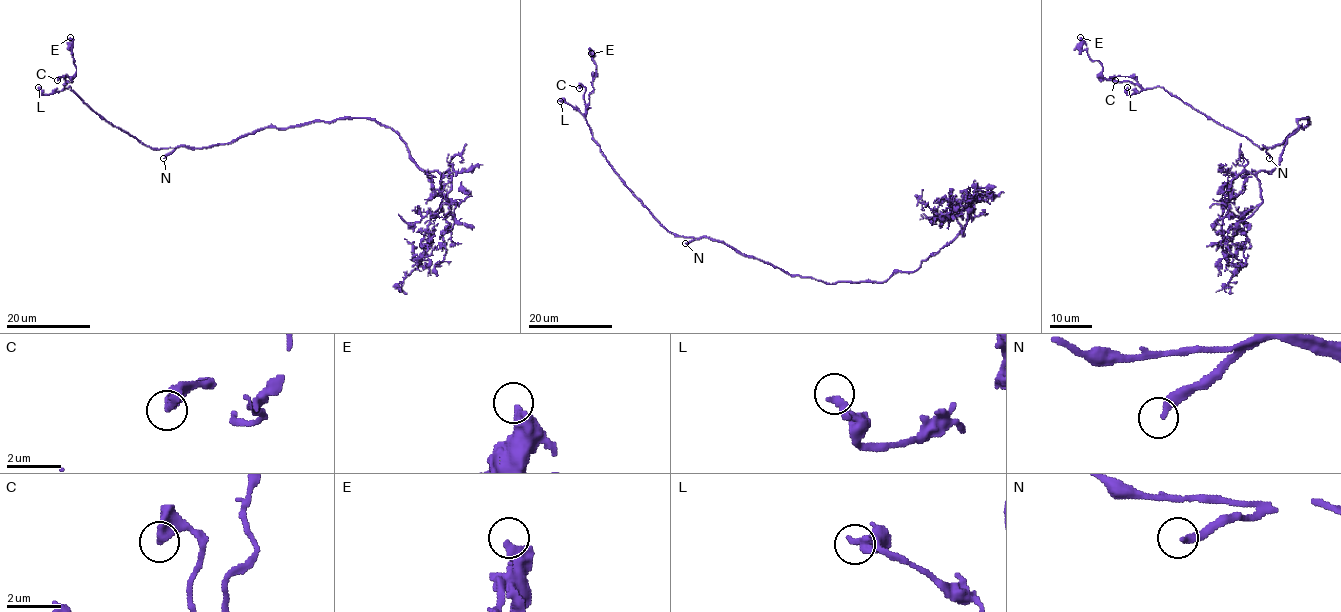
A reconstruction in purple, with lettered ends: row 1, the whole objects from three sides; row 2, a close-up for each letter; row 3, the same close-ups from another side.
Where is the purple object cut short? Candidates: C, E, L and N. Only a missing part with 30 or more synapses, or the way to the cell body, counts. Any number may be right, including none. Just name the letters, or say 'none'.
N

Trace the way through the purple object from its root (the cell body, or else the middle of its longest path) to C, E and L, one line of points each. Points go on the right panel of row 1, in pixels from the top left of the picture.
C: (1298, 128), (1282, 143), (1261, 149), (1160, 87), (1144, 89), (1127, 76), (1114, 76), (1115, 80)
E: (1298, 128), (1282, 143), (1261, 149), (1160, 87), (1141, 89), (1106, 79), (1102, 66), (1082, 49), (1080, 37)
L: (1298, 128), (1282, 143), (1269, 148), (1263, 146), (1261, 149), (1160, 87), (1131, 94), (1127, 93), (1127, 87)

